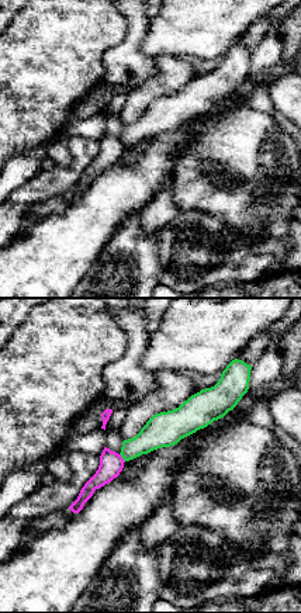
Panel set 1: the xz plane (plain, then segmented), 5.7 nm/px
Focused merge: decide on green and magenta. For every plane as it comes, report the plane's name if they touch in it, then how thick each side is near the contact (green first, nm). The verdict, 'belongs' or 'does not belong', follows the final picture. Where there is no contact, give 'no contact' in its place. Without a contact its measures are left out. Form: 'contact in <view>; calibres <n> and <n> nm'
contact in xz; calibres 170 and 140 nm

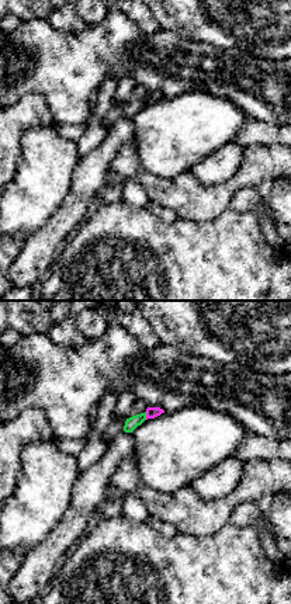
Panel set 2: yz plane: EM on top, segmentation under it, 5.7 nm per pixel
contact in yz; calibres 70 and 60 nm

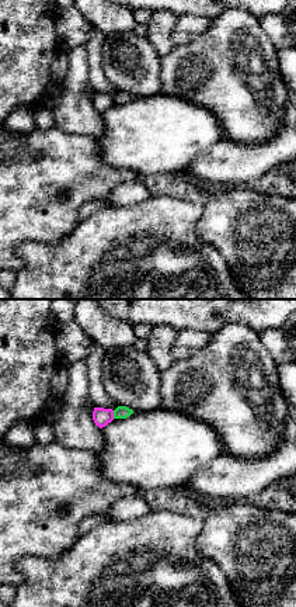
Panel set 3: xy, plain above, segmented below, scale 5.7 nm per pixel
contact in xy; calibres 80 and 100 nm

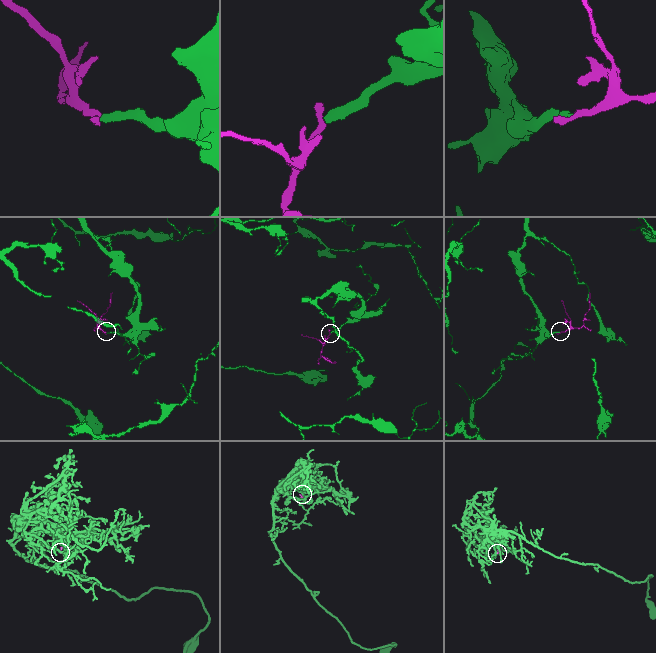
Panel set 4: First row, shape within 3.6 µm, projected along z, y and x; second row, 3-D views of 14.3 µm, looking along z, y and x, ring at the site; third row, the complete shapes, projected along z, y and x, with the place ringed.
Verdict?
does not belong

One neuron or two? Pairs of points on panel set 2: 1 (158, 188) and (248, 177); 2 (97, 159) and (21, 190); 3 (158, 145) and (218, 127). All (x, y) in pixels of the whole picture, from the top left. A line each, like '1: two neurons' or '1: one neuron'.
1: one neuron
2: two neurons
3: one neuron

